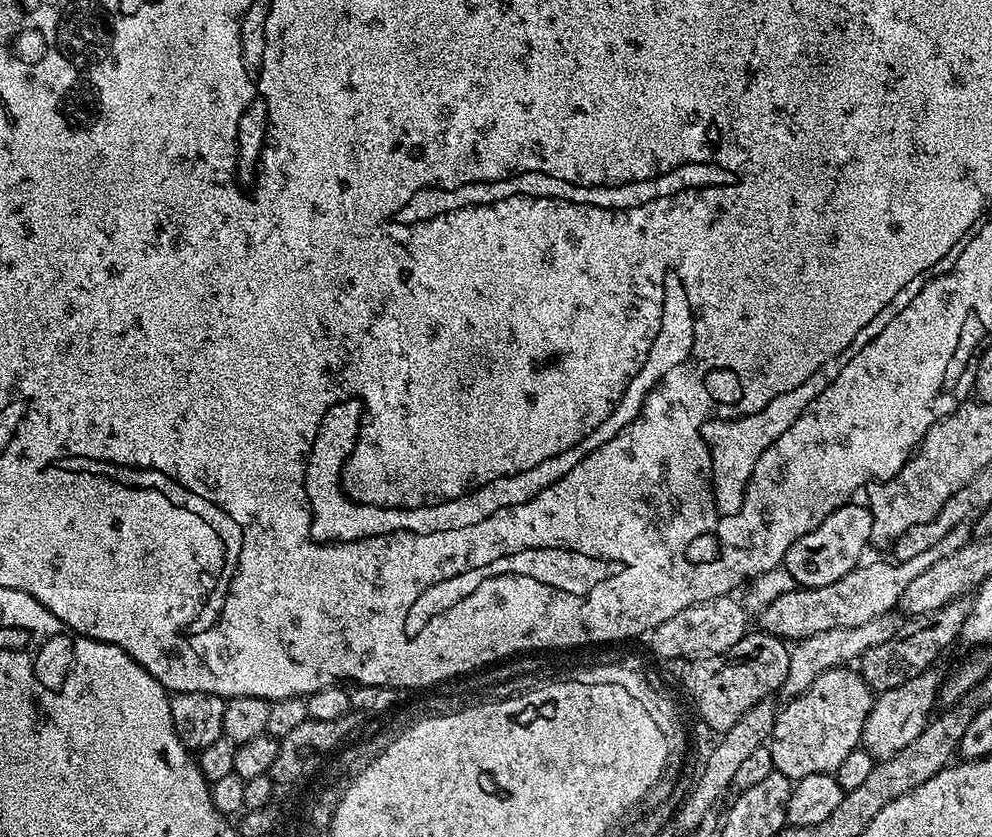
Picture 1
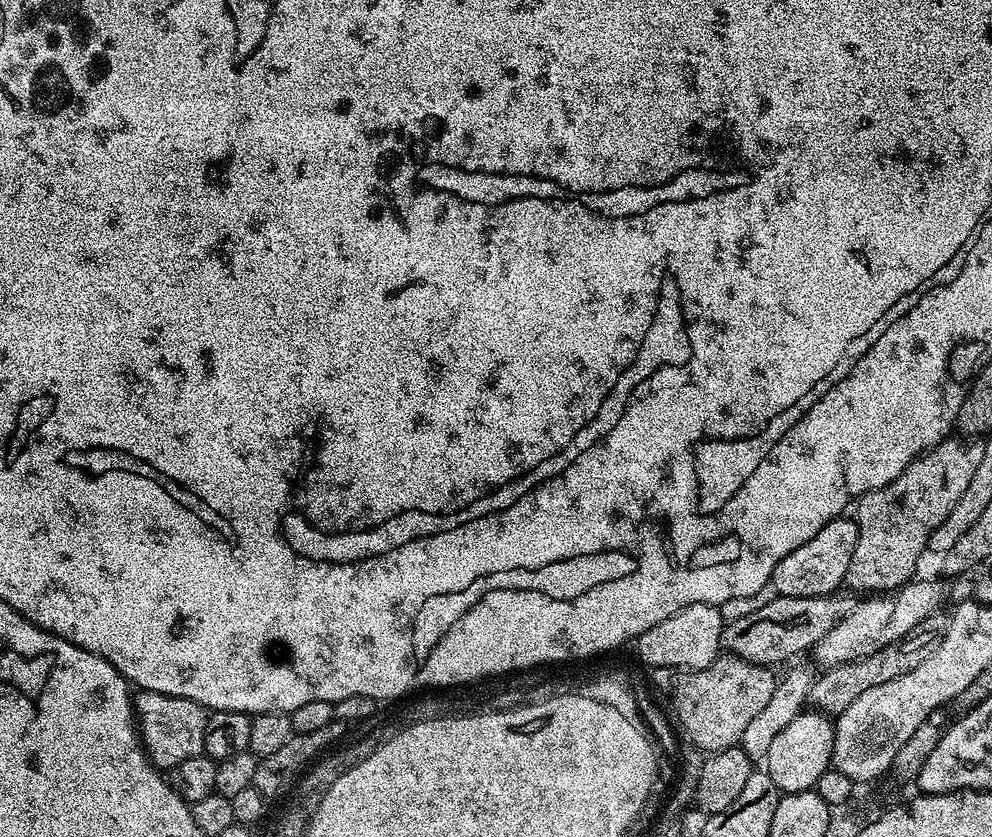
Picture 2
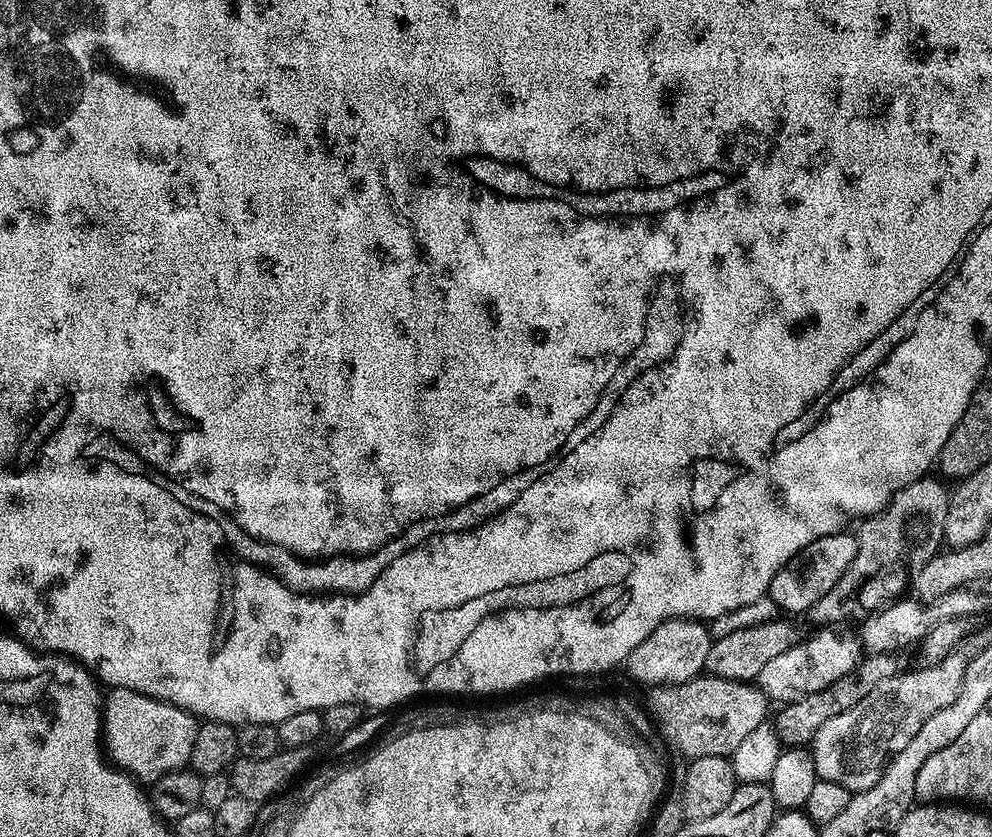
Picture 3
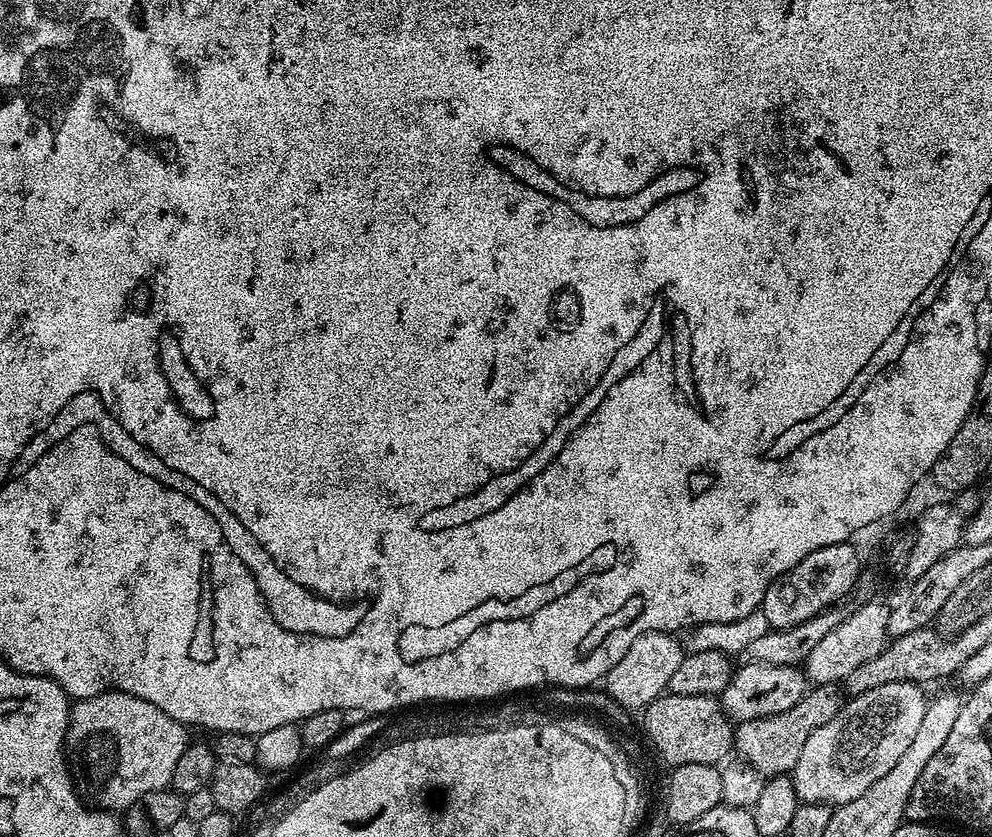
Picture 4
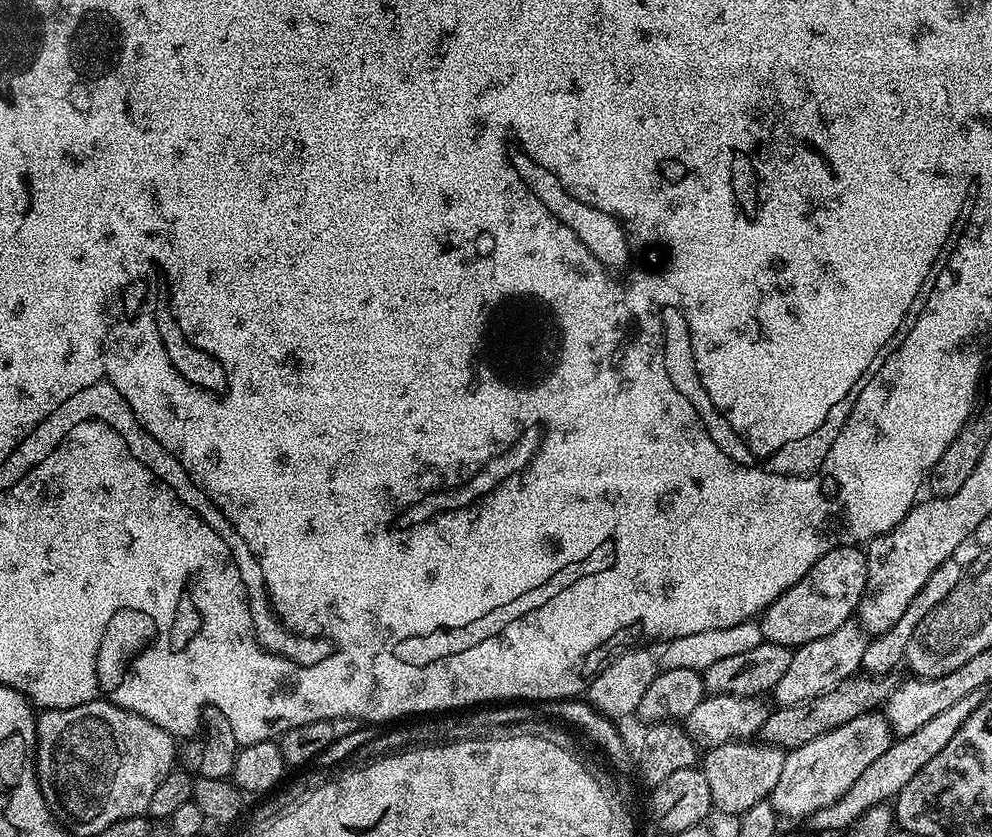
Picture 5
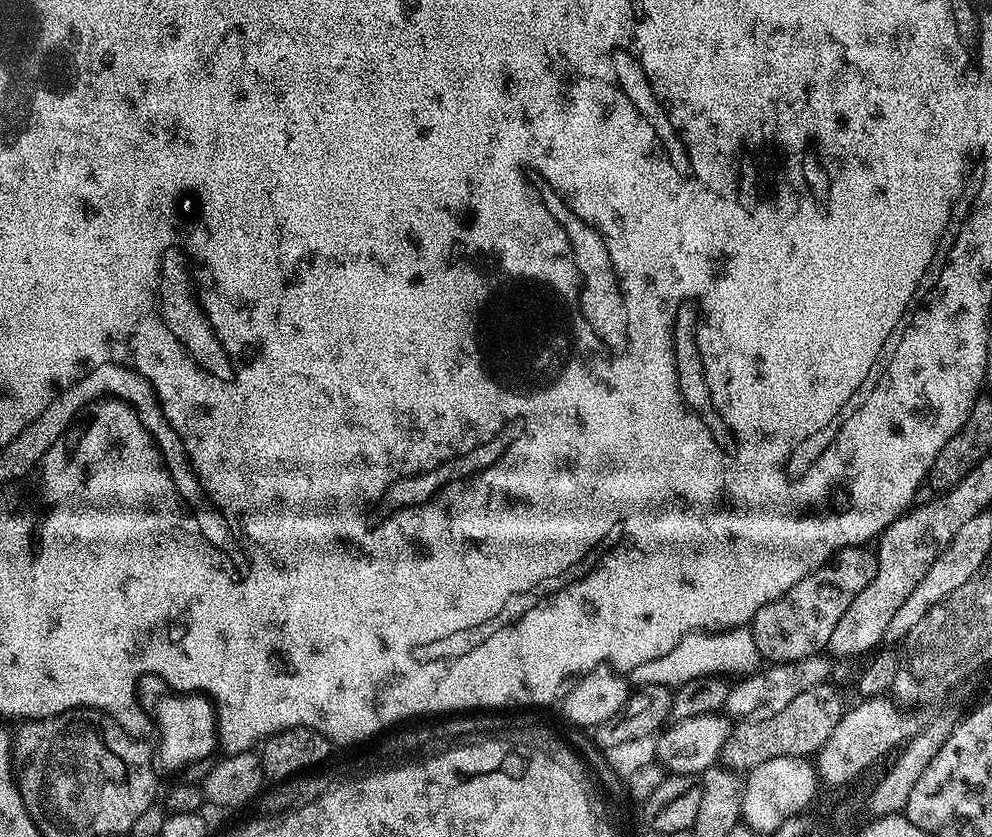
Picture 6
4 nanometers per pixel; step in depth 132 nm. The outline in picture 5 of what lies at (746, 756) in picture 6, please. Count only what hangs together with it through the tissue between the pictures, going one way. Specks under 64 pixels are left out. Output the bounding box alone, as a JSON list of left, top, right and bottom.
[759,674,898,750]

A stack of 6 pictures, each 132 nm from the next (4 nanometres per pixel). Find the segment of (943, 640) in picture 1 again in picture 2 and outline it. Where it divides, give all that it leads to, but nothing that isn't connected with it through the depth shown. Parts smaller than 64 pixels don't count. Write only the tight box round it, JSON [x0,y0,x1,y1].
[807,639,930,714]

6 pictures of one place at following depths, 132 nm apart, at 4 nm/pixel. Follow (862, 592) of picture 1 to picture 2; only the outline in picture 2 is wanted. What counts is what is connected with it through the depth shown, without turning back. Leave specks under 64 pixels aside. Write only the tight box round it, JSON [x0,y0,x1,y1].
[723,594,850,666]

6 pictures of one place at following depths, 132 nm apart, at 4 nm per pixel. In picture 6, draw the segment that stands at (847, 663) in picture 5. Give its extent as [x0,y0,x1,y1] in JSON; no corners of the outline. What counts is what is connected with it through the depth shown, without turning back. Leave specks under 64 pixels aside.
[726,654,833,721]

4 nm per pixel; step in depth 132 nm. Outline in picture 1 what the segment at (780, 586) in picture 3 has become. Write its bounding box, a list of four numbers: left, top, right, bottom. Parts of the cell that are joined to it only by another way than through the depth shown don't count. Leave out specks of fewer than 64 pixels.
[782,502,872,588]

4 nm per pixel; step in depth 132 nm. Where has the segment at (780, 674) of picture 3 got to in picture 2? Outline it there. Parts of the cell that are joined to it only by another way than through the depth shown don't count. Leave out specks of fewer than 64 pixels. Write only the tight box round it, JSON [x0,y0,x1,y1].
[810,579,944,670]

